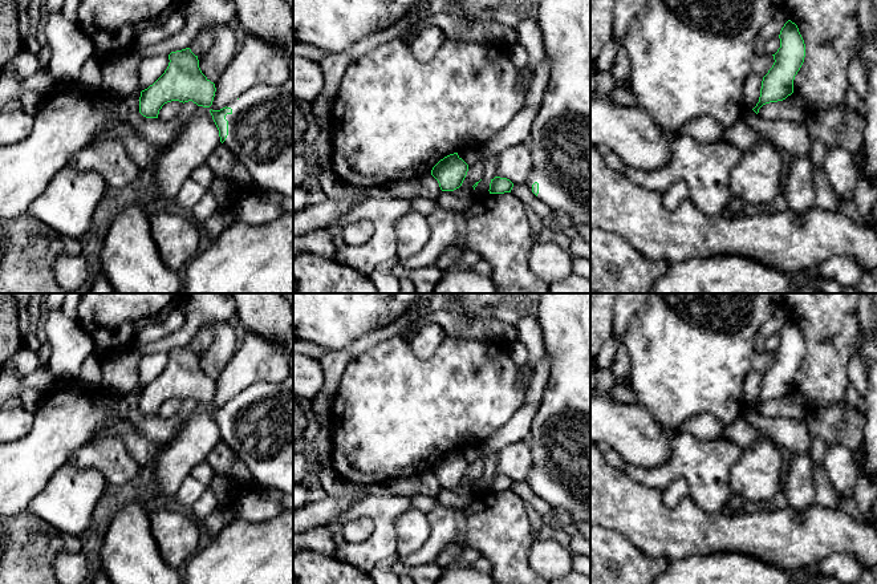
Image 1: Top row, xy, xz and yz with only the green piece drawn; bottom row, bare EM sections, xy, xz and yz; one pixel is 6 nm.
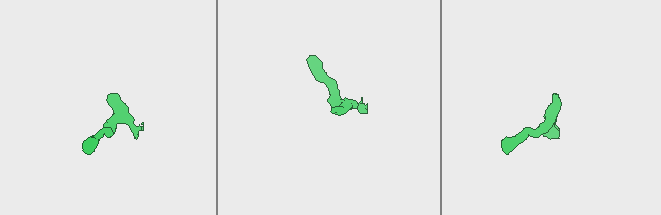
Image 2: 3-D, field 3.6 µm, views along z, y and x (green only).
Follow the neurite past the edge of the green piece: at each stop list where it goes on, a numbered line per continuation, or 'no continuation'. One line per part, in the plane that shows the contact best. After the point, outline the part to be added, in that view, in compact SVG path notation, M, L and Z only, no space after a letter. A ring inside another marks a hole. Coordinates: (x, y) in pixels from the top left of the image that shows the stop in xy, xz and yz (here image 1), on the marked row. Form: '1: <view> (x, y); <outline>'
1: xy (260, 129); M293 78L279 86L257 84L232 101L223 145L249 171L256 186L293 196Z

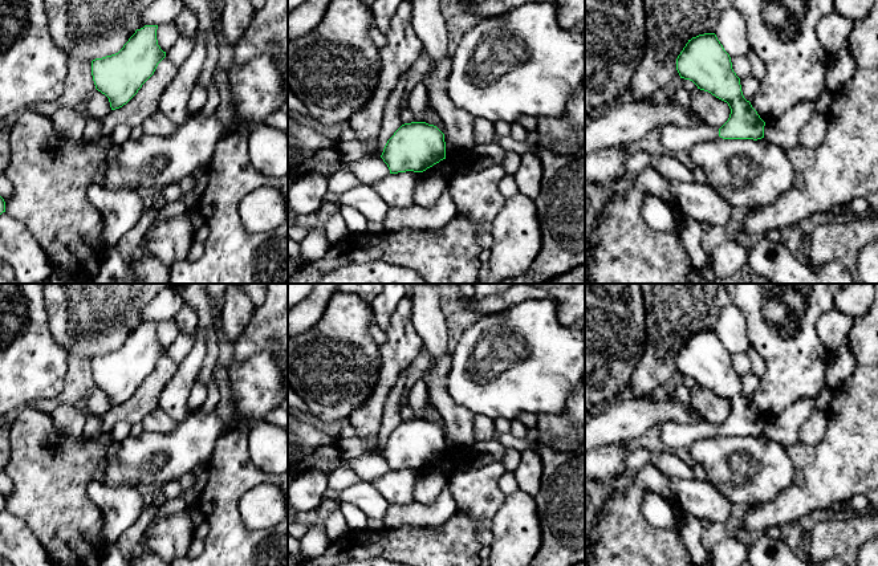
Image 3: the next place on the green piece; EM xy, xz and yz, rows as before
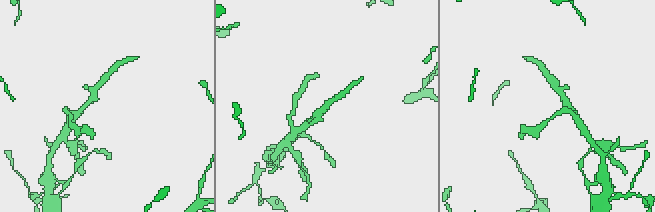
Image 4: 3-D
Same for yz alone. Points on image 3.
1: yz (674, 138); M706 123L698 127L666 125L662 129L660 143L666 152L683 152L687 144L711 141L716 137L719 137L719 129Z

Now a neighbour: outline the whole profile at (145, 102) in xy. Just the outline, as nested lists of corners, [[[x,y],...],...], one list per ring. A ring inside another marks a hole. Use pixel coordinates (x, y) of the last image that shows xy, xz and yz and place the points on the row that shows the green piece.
[[[164,57],[131,99],[122,107],[110,110],[102,119],[101,137],[110,137],[114,127],[119,125],[130,129],[141,127],[151,114],[158,111],[159,98],[175,77],[176,70],[178,68]]]

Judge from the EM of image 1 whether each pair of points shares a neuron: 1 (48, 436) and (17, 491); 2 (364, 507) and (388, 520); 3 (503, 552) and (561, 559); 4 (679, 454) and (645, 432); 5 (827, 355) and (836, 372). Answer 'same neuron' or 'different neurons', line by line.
1: same neuron
2: same neuron
3: different neurons
4: different neurons
5: same neuron

